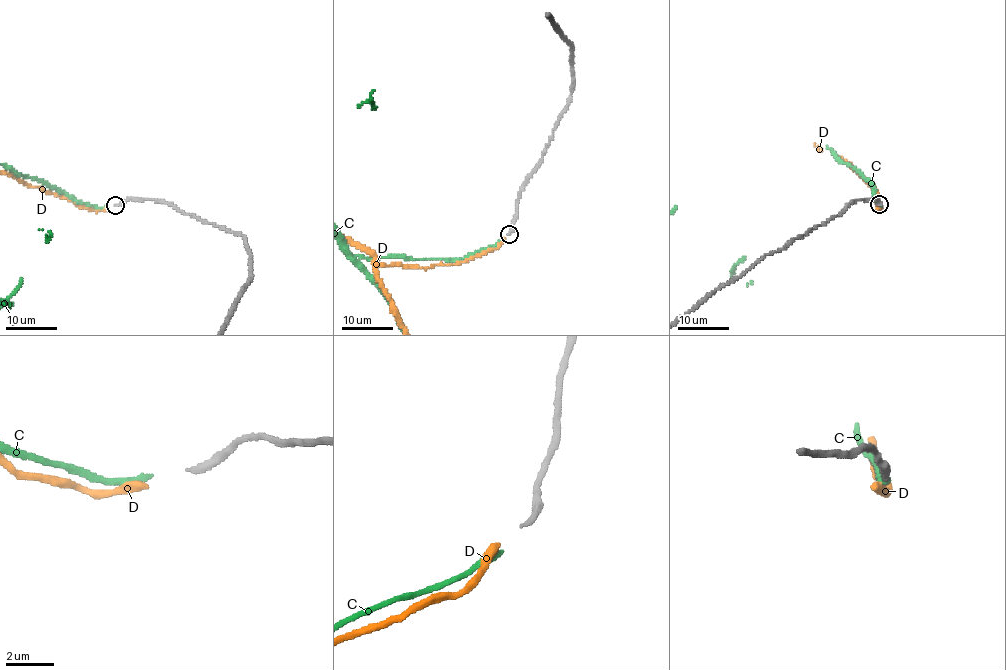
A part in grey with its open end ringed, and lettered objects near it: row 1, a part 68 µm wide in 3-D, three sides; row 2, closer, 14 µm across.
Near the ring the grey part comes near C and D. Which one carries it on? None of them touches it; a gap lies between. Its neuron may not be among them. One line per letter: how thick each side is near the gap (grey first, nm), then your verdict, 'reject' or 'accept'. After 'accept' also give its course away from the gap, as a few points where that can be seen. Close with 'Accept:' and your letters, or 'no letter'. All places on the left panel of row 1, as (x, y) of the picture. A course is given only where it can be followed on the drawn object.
C: 240 nm thick on the grey side, 240 nm on the other; reject
D: 240 nm thick on the grey side, 320 nm on the other; reject
Accept: no letter

